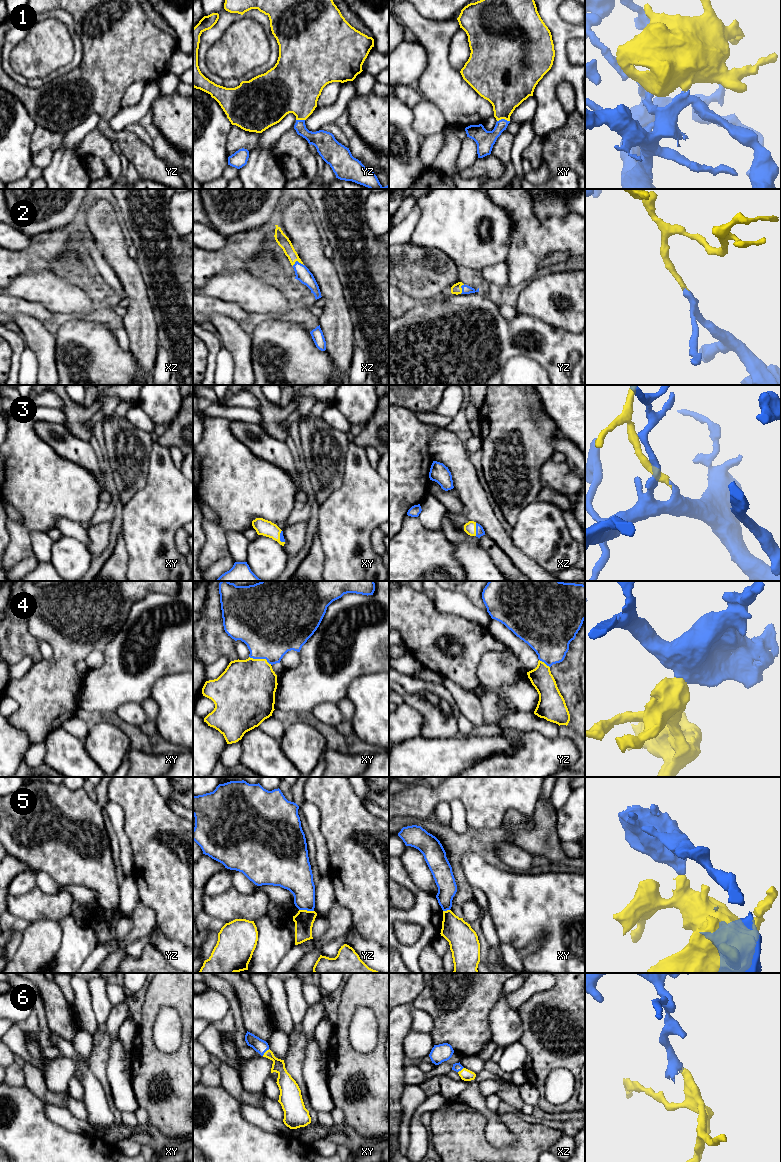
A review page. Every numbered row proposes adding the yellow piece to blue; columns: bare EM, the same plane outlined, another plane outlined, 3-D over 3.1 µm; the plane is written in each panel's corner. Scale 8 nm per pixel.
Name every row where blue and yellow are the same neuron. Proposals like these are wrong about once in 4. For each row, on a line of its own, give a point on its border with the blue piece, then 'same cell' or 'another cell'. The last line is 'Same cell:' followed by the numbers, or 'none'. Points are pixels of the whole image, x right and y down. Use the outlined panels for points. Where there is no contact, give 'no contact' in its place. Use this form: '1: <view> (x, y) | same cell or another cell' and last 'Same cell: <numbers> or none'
1: xy (503, 119) | same cell
2: xz (297, 261) | same cell
3: xz (476, 529) | same cell
4: xy (260, 658) | same cell
5: yz (306, 909) | another cell
6: xy (265, 1051) | same cell
Same cell: 1, 2, 3, 4, 6

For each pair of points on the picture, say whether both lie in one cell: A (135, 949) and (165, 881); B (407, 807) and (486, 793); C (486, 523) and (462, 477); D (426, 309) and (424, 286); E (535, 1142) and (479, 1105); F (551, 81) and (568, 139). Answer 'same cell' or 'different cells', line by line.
A: different cells
B: same cell
C: same cell
D: different cells
E: different cells
F: different cells

